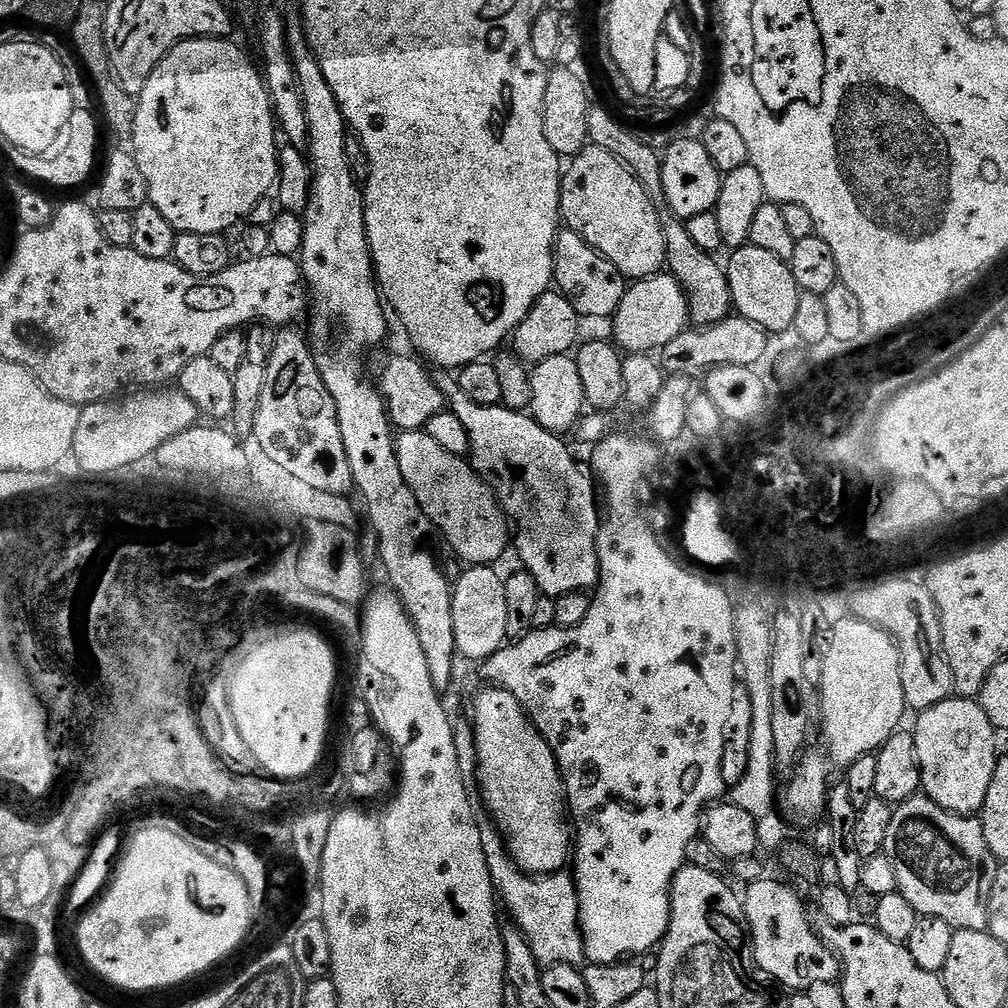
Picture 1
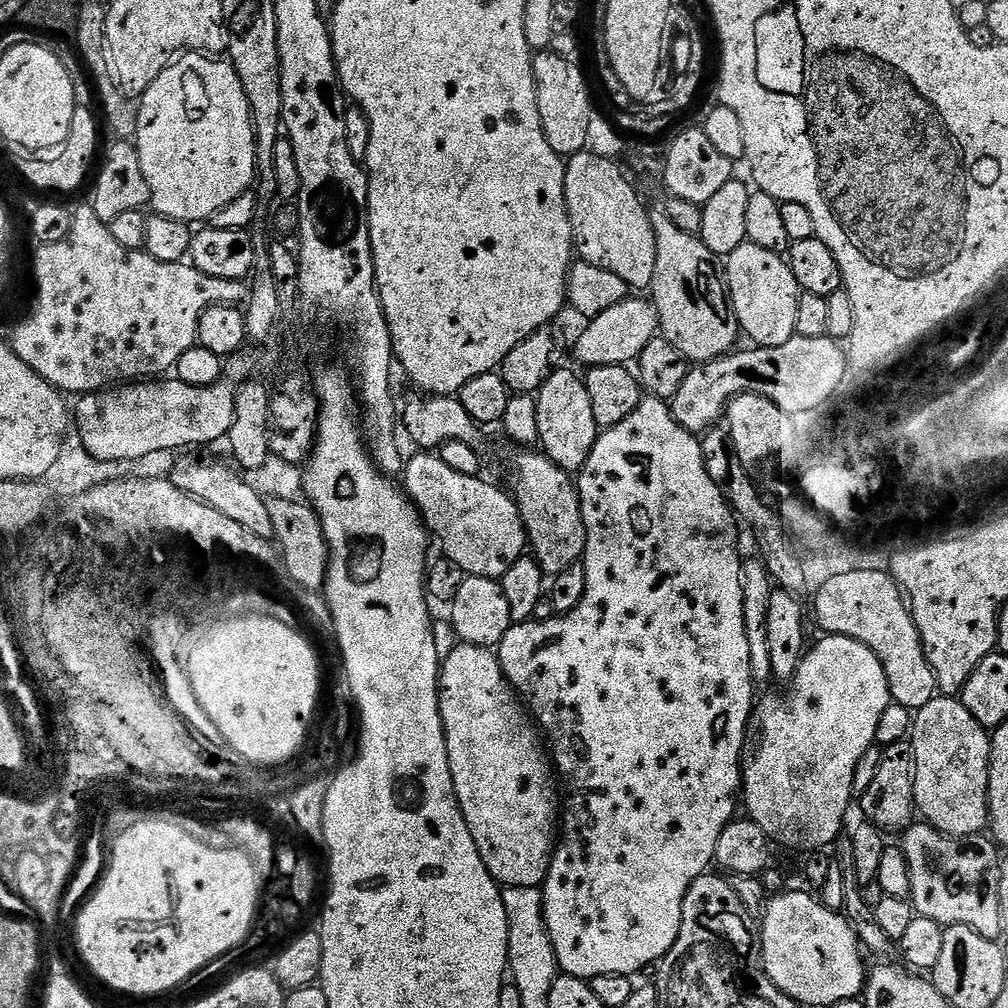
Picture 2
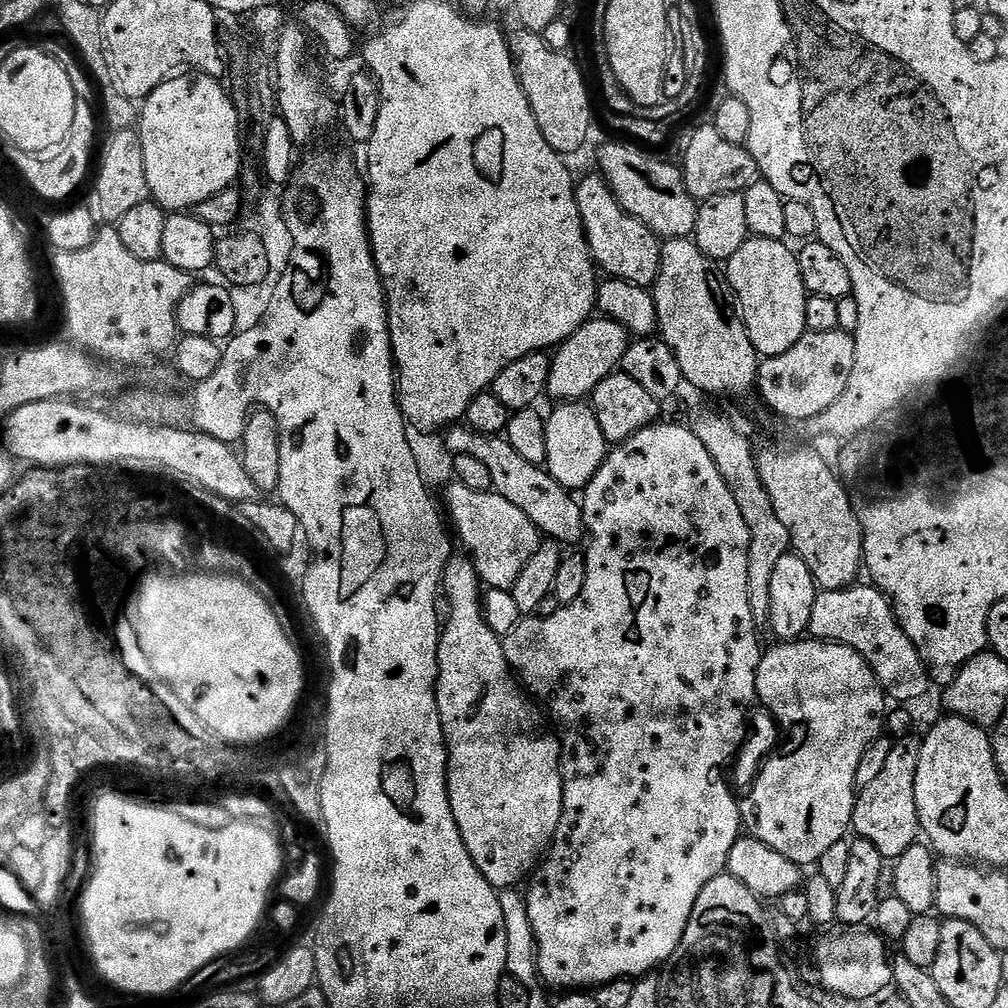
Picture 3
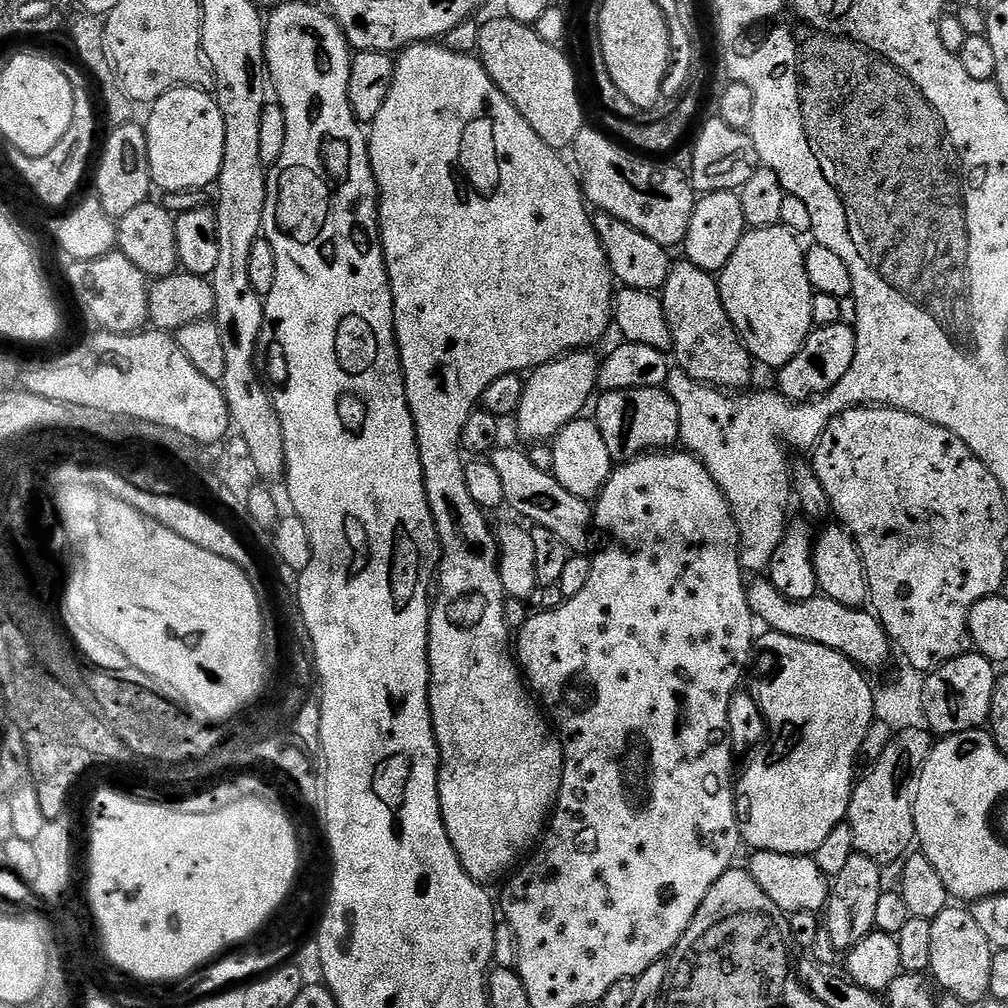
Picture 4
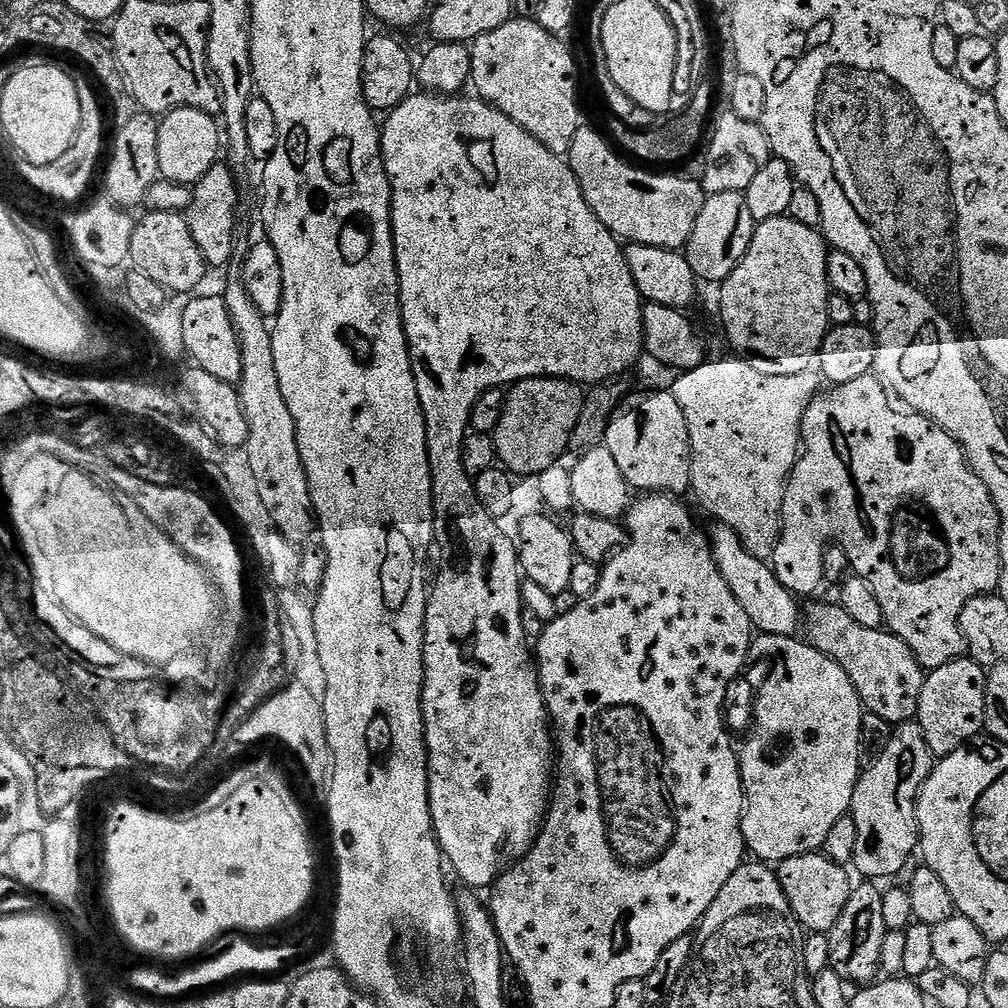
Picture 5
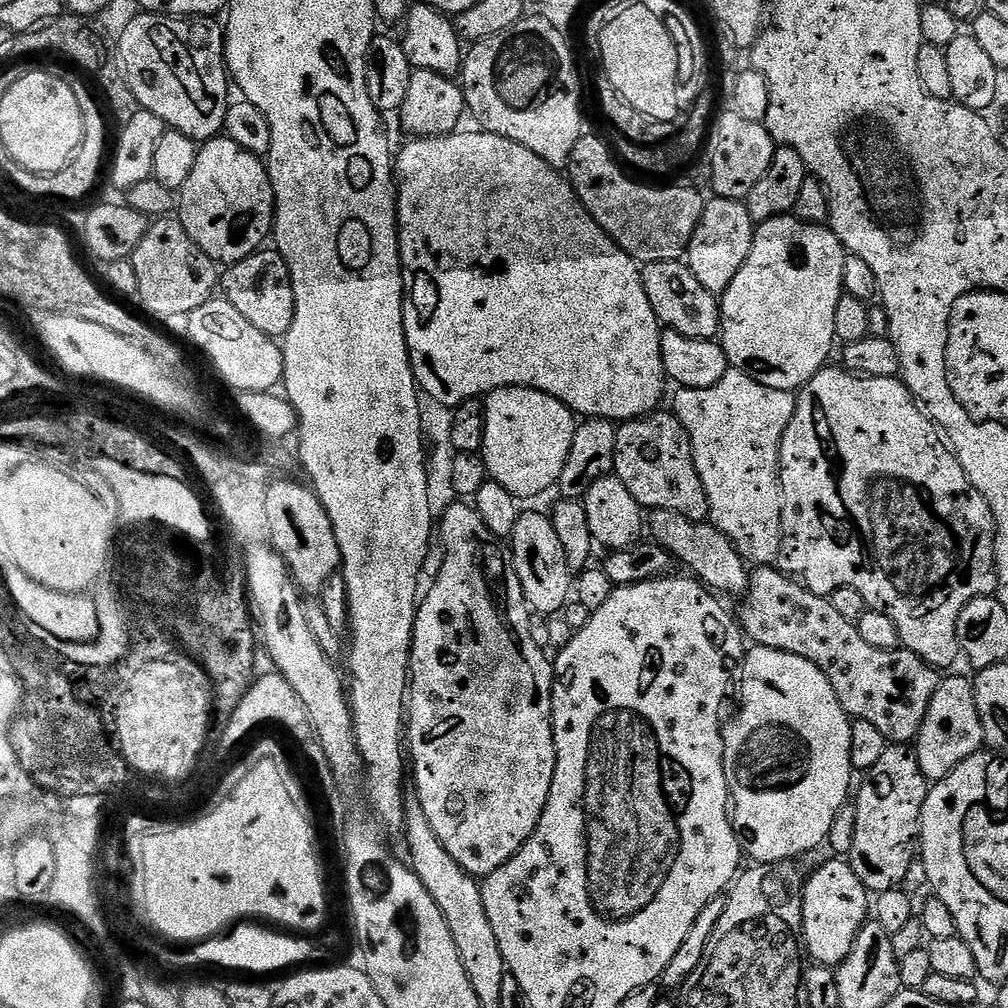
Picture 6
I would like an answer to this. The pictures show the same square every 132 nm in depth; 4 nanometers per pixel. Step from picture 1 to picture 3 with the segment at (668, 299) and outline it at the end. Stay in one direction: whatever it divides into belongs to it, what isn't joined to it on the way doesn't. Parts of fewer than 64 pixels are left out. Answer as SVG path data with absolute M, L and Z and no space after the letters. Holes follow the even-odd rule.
M603 318L587 320L569 340L565 340L559 348L555 349L552 356L552 365L550 366L547 395L549 397L553 396L553 401L556 402L580 402L591 397L592 392L598 386L598 382L602 382L619 369L629 343L629 332L618 322Z

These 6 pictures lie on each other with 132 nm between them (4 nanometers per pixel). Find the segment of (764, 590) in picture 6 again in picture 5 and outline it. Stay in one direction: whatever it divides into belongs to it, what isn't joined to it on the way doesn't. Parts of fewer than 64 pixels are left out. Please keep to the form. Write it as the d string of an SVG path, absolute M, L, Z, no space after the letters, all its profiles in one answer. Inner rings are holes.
M836 602L805 607L802 628L808 631L807 643L846 670L850 682L854 682L854 690L858 690L858 698L864 703L865 712L878 714L878 718L893 726L916 720L926 672L906 642L884 628L854 622L854 618L850 618L850 614Z

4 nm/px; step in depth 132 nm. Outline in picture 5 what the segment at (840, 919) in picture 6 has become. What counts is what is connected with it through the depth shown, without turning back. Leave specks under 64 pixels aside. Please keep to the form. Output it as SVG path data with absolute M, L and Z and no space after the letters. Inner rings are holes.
M823 854L795 856L779 865L780 885L801 929L812 934L827 934L832 931L854 891L854 884L848 881L848 871L845 865L836 864Z

